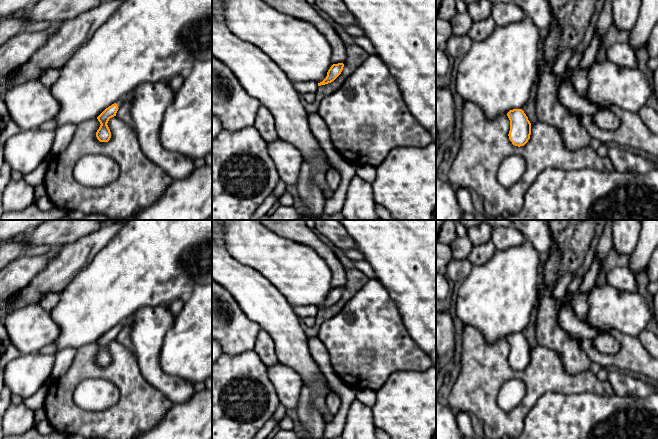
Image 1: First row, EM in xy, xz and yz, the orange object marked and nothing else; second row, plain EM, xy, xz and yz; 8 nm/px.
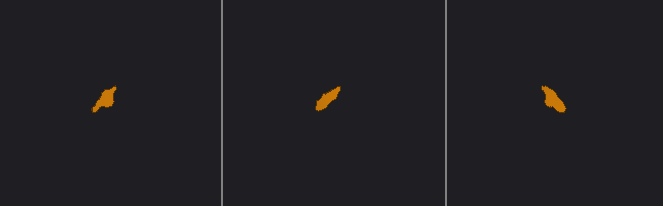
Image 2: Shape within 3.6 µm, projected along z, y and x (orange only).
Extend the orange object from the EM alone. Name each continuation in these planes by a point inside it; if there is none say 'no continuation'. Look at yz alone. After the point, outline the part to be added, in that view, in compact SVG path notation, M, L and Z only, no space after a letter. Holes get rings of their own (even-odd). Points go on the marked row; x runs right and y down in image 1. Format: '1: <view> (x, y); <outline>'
no continuation

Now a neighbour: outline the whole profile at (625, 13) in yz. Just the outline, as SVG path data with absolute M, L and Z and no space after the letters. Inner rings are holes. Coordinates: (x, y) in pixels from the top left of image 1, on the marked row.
M613 0L612 24L617 31L630 31L635 26L641 0Z

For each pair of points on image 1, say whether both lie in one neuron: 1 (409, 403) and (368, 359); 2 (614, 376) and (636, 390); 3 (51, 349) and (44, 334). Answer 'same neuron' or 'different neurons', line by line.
1: different neurons
2: same neuron
3: different neurons

